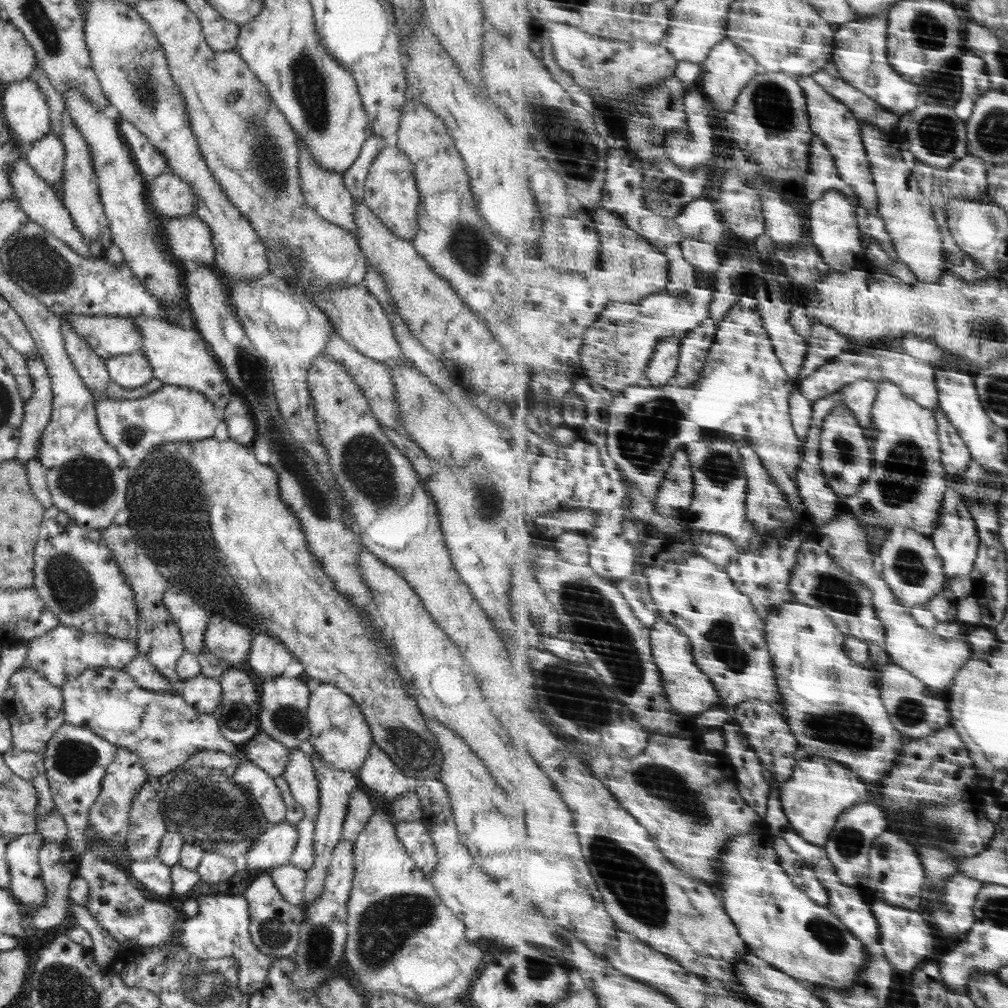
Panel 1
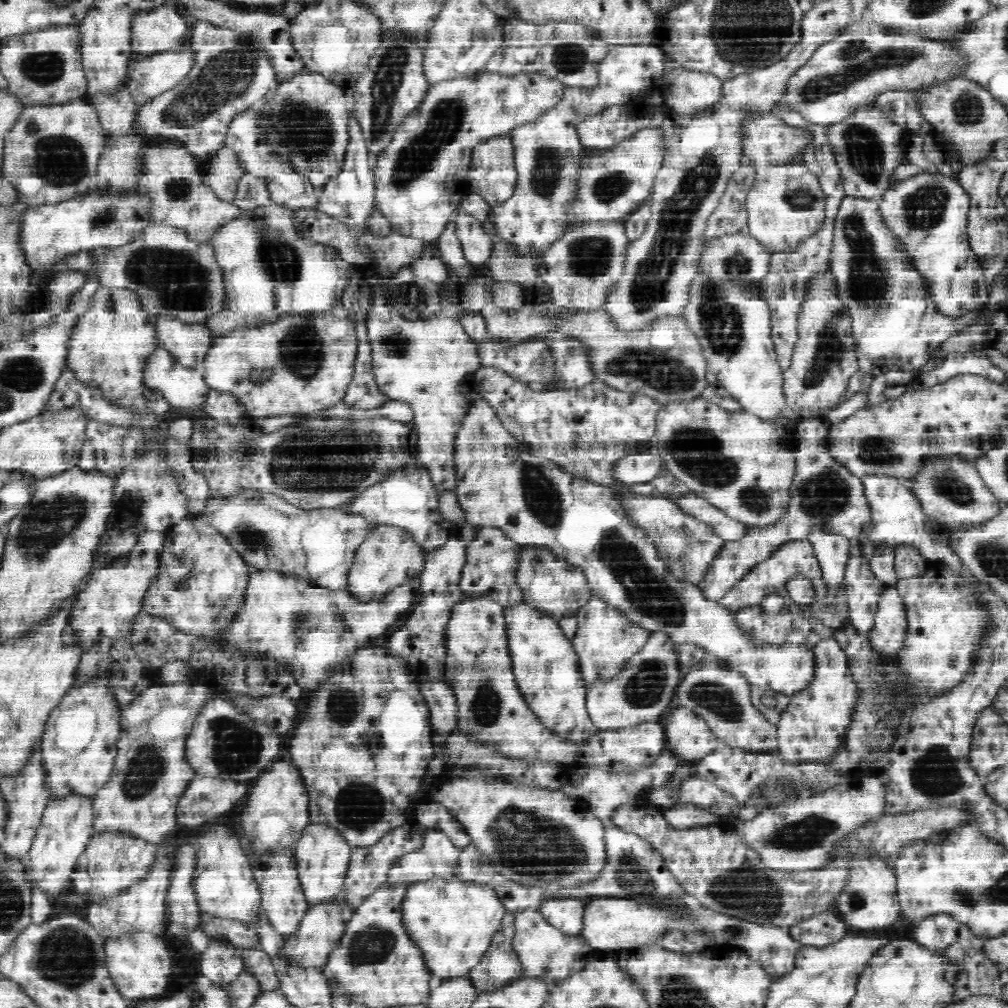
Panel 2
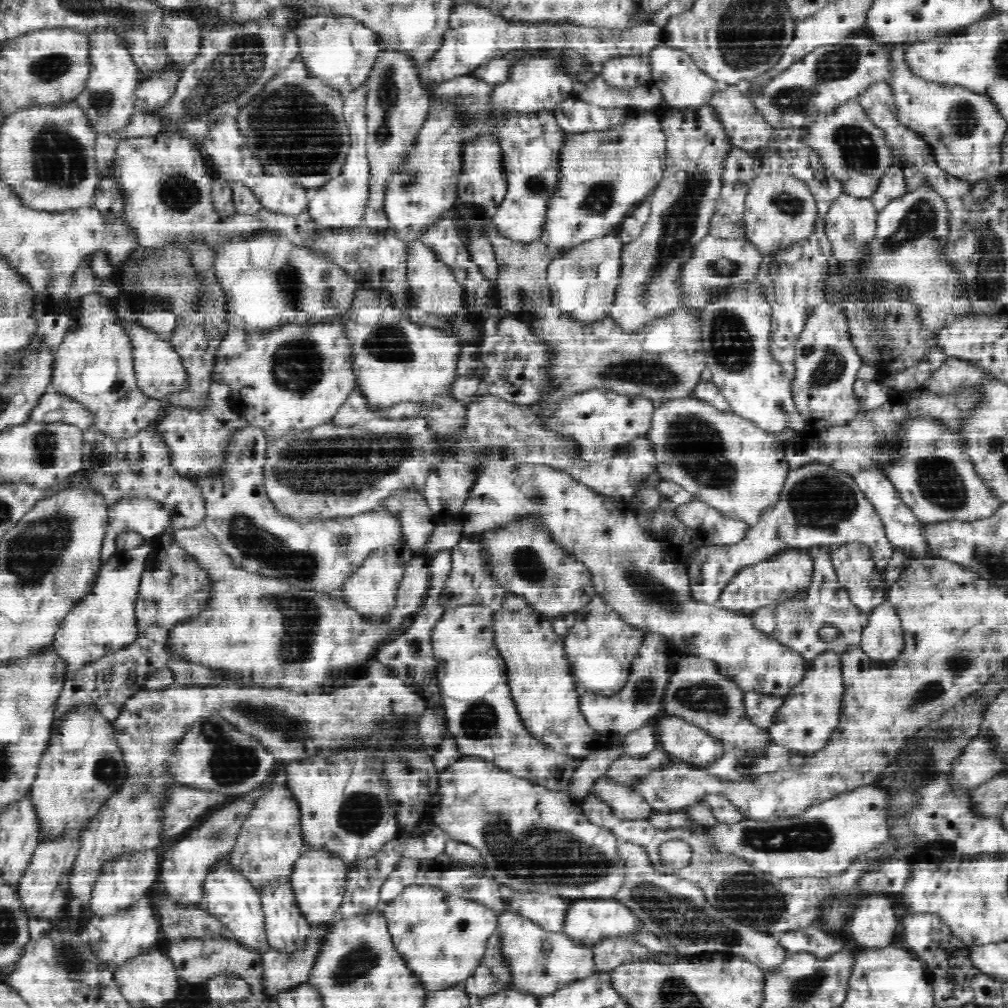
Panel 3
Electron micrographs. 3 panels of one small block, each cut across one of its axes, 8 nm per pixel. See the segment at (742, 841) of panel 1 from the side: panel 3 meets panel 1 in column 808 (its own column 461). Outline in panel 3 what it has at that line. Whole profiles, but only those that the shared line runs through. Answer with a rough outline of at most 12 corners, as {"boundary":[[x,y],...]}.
{"boundary":[[438,886],[382,906],[428,992],[478,968],[498,912]]}

